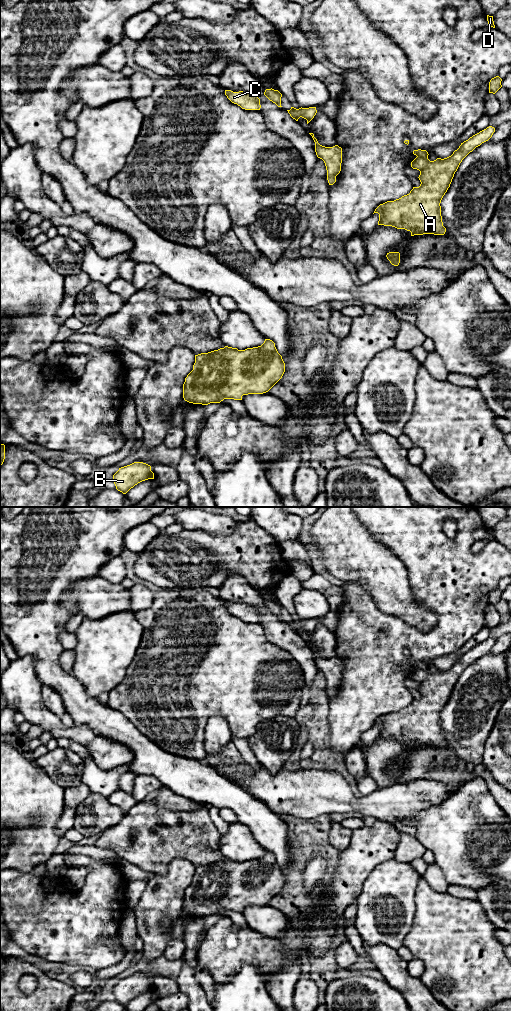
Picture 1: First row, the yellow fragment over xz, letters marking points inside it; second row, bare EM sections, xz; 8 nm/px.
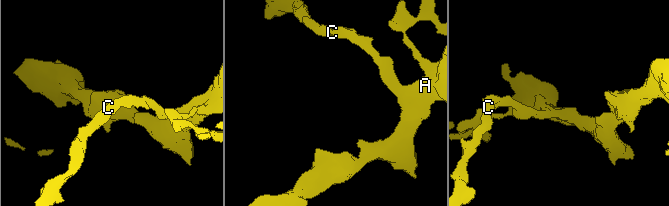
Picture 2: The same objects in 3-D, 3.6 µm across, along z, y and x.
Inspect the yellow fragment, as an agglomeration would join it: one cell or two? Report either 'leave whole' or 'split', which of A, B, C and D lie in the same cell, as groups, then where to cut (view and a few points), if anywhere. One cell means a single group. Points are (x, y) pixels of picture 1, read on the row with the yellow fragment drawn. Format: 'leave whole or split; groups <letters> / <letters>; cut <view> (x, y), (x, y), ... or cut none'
split; groups A B C / D; cut xz (417, 155), (427, 157)

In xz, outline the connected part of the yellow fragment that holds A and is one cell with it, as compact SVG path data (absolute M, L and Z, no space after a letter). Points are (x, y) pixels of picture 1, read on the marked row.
M487 127L461 143L451 156L444 159L430 161L428 157L417 156L411 167L420 171L420 186L413 187L409 194L399 199L380 204L374 211L379 214L378 225L405 229L411 232L411 236L444 235L446 228L442 222L441 200L462 160L488 141L494 132L494 127Z

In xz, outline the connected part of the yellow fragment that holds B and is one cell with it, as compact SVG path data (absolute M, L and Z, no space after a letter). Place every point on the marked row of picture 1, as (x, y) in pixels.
M134 462L121 467L113 475L116 489L123 494L126 494L138 483L148 479L154 479L154 473L151 471L151 466L143 462Z

